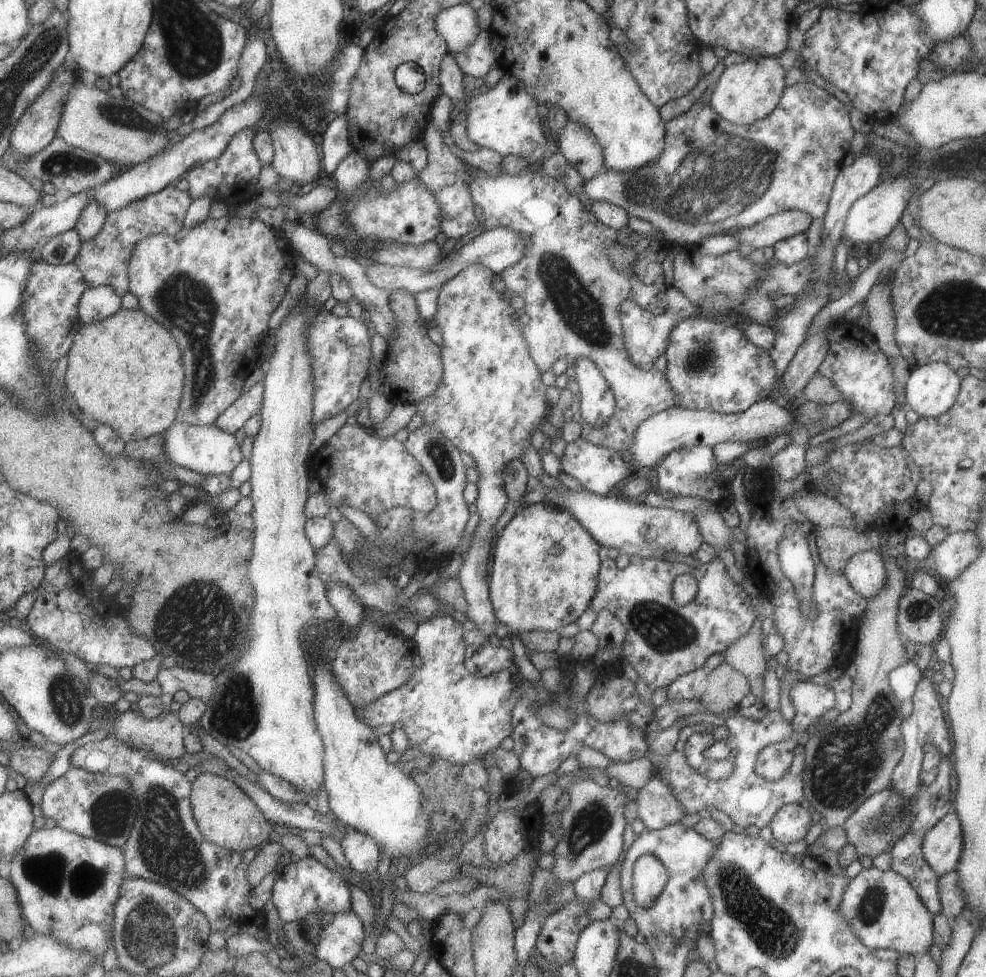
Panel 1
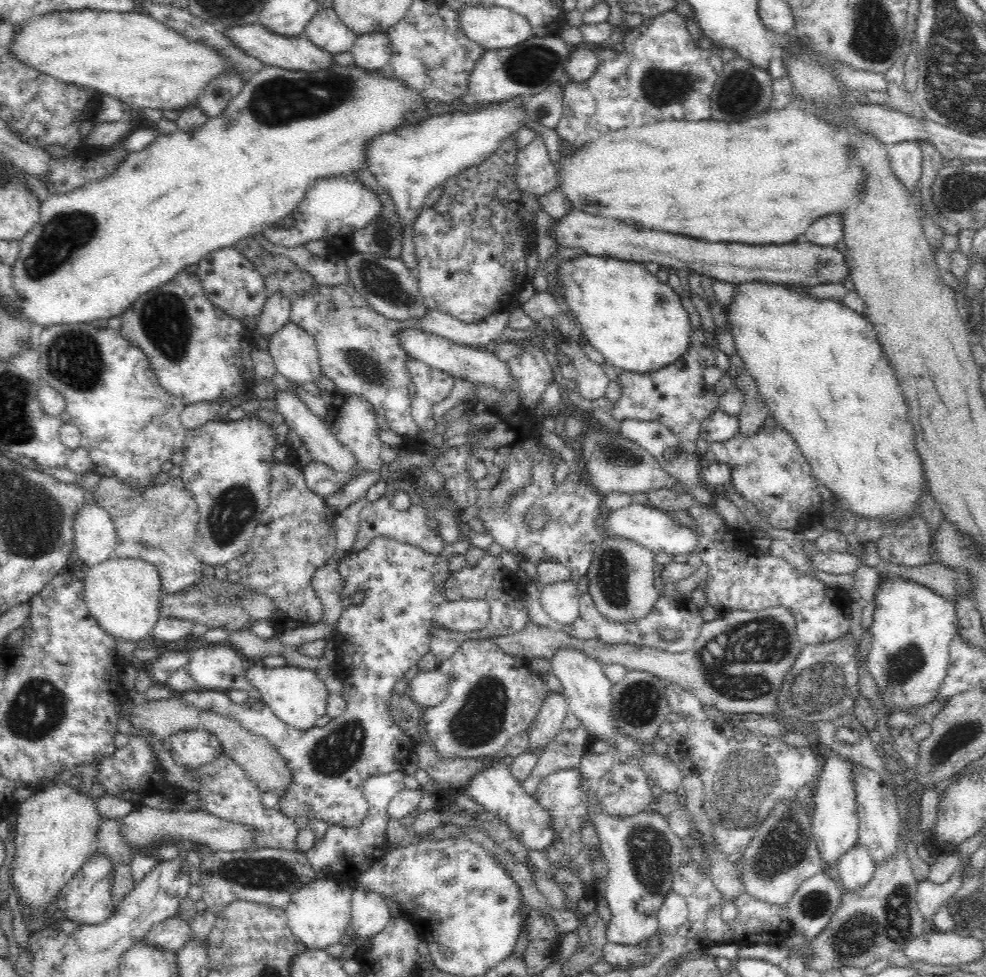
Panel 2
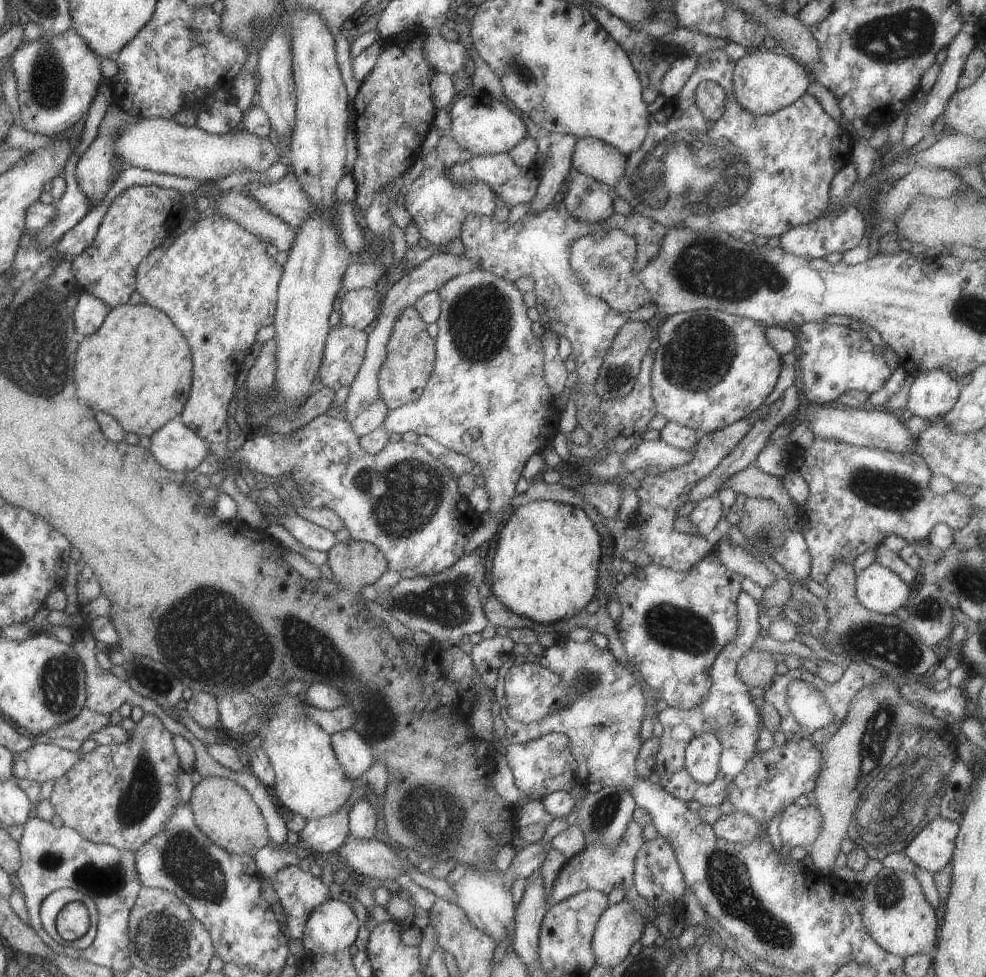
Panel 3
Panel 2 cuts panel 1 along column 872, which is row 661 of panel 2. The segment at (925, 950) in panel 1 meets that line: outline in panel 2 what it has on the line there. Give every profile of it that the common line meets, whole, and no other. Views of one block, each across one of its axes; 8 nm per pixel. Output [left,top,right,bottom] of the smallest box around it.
[867,576,957,713]

